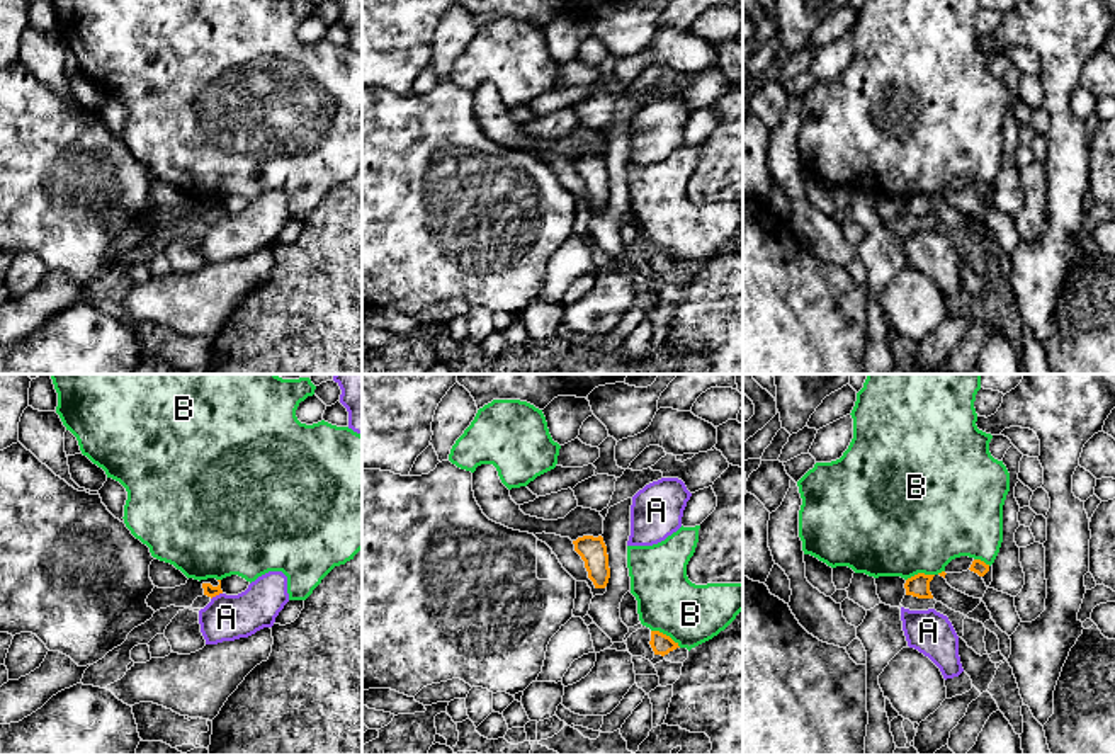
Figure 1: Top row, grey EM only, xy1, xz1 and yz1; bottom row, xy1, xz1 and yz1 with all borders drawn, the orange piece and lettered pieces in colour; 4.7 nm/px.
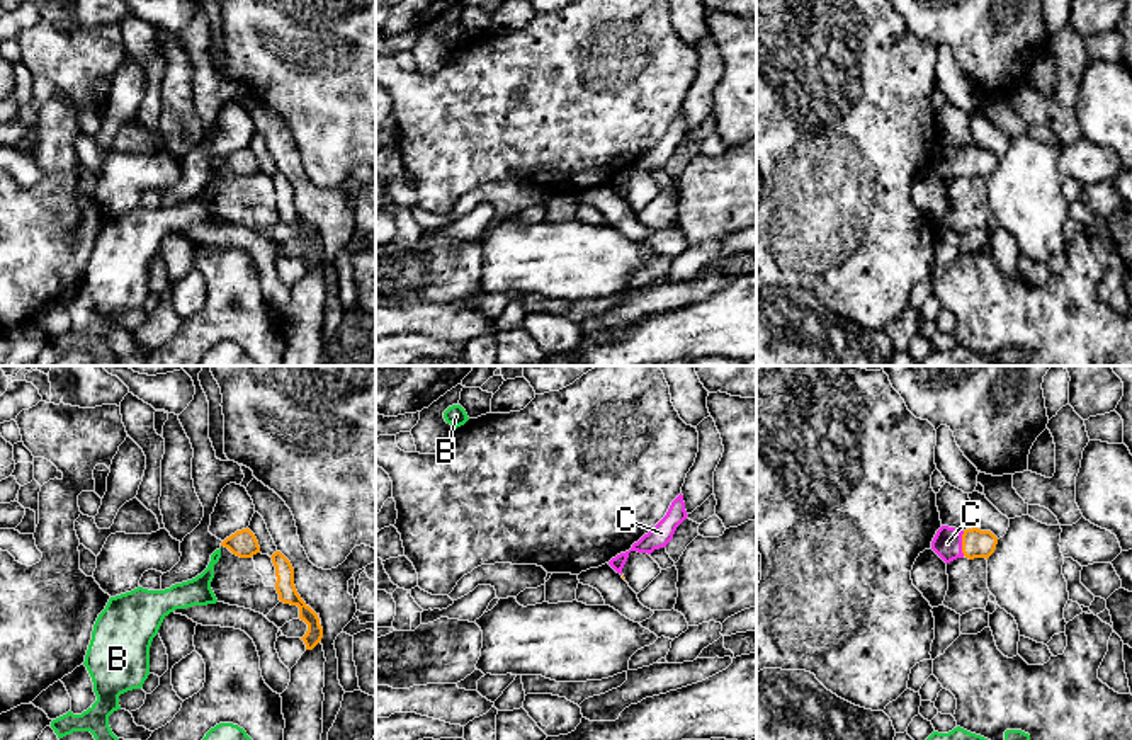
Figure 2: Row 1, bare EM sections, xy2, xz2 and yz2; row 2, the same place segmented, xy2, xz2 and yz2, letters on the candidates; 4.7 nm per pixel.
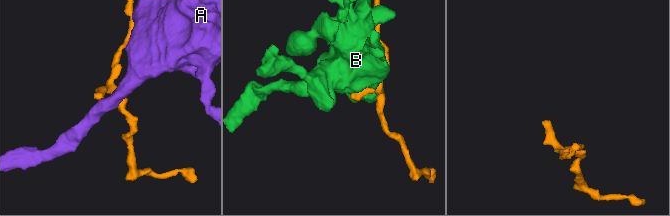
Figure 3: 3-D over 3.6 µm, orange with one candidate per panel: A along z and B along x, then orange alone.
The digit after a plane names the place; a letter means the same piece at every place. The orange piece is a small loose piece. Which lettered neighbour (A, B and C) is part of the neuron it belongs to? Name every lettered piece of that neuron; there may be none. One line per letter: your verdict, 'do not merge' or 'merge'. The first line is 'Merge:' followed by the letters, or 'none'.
Merge: C
A: do not merge
B: do not merge
C: merge

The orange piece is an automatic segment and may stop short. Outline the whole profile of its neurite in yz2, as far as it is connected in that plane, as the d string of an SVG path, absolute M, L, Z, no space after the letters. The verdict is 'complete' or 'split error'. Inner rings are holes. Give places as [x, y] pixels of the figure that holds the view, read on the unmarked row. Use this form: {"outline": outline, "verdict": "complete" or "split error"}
{"outline": "M942 145L933 160L931 168L945 180L950 182L957 177L989 177L998 163L998 157L991 150L972 148L955 148Z", "verdict": "split error"}

